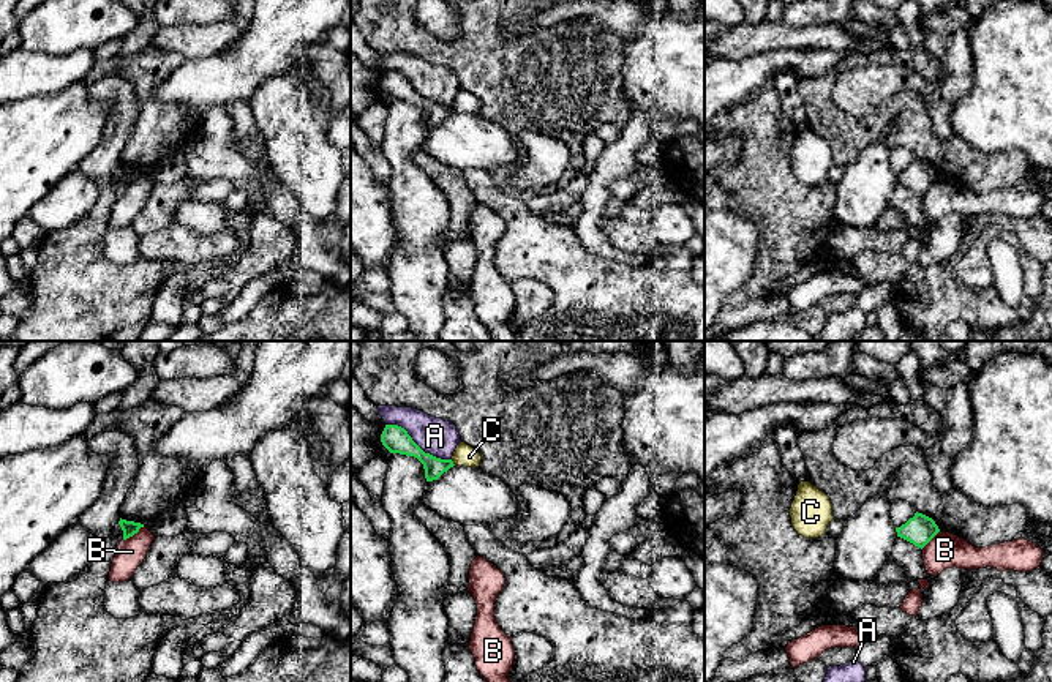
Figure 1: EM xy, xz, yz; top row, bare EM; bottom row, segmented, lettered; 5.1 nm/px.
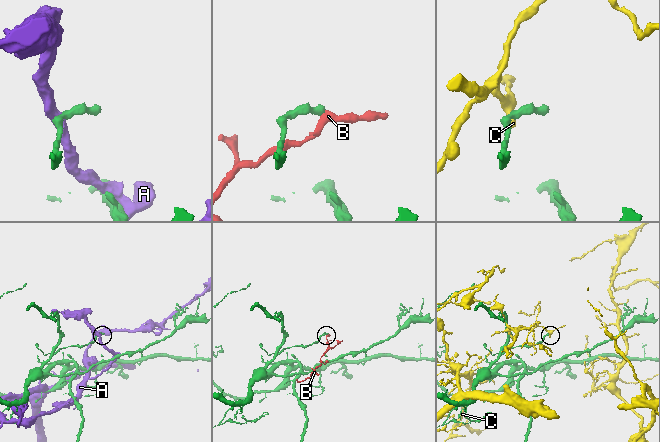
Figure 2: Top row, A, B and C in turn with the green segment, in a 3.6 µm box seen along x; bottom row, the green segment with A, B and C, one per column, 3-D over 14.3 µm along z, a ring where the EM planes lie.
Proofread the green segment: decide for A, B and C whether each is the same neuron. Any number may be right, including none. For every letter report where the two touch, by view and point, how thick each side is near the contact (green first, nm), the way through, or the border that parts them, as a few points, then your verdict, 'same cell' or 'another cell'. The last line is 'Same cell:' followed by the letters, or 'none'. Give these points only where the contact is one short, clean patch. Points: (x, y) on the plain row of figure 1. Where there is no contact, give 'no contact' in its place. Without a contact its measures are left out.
A: meets green in xz at (416, 90); 140 nm thick on the green side, 190 nm on the other; another cell
B: meets green in xy at (133, 180); 80 nm thick on the green side, 140 nm on the other; border along xy (144, 172), (123, 187); another cell
C: meets green in xz at (452, 109); 100 nm thick on the green side, 110 nm on the other; another cell
Same cell: none

